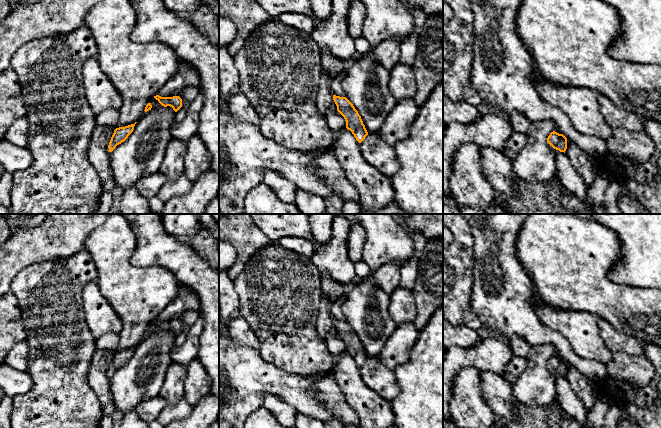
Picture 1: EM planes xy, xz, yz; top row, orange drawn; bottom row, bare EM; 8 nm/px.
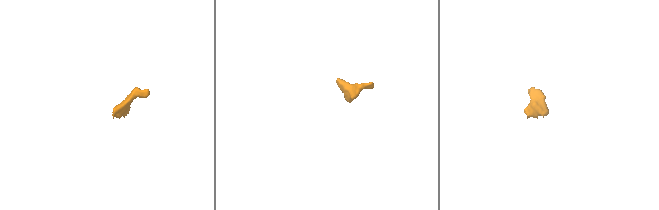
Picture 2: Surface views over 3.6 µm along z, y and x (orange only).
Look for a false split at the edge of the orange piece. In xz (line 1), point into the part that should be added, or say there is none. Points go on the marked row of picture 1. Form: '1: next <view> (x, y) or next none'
1: next none

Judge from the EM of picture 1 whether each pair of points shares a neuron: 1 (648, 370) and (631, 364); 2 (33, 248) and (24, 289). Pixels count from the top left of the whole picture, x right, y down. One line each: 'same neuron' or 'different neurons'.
1: same neuron
2: different neurons

